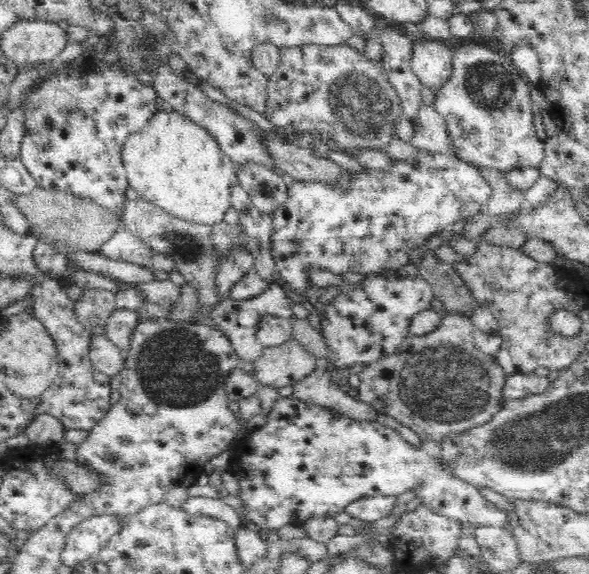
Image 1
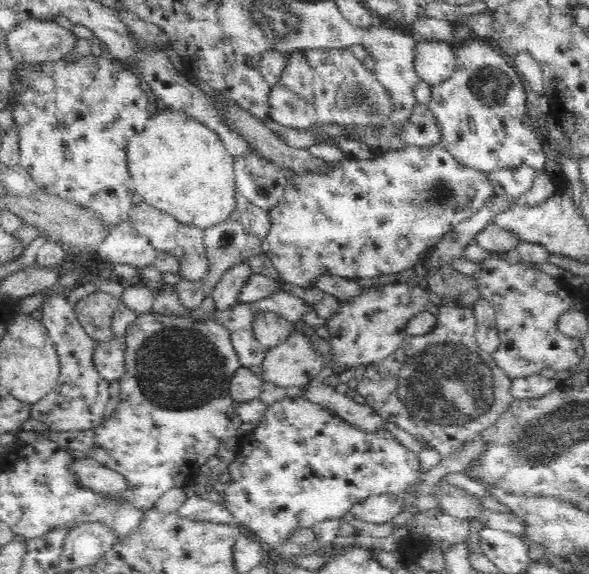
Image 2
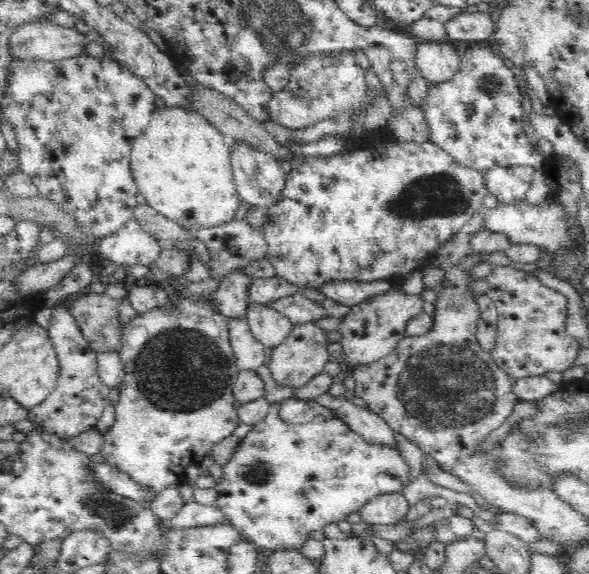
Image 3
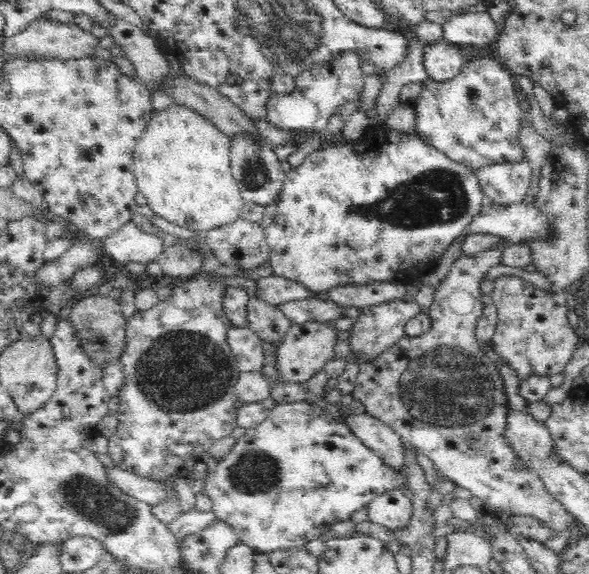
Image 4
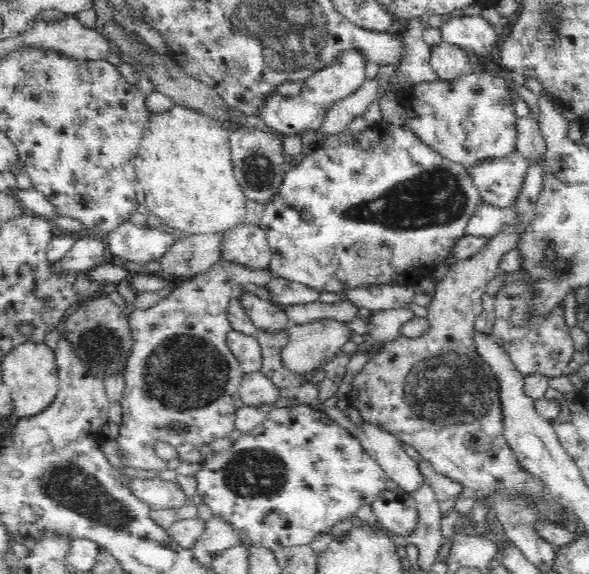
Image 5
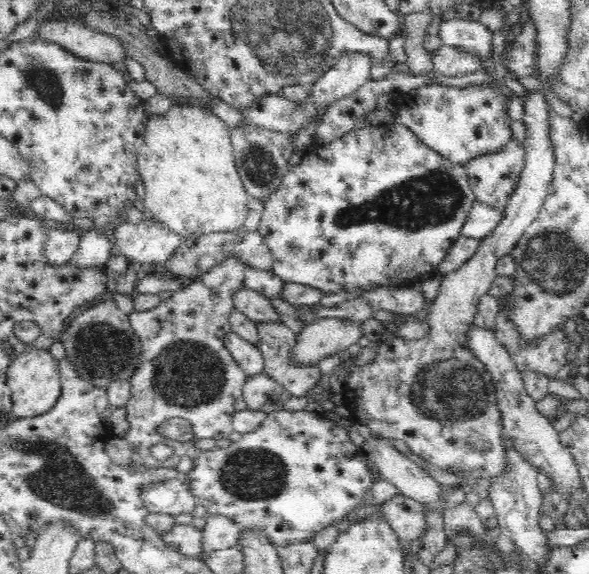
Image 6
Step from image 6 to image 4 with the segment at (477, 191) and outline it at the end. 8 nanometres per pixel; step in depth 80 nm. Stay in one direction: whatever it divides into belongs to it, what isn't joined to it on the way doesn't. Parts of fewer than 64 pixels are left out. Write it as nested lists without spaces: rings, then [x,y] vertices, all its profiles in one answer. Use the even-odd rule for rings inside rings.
[[[529,162],[494,164],[477,171],[485,200],[496,205],[524,201],[530,188],[532,168]]]

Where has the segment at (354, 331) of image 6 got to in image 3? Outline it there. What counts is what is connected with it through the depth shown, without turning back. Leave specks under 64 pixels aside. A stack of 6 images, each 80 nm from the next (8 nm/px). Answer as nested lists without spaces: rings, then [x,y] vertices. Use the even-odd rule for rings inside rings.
[[[314,322],[294,325],[288,338],[281,345],[275,346],[266,362],[272,379],[280,386],[300,388],[309,385],[316,376],[324,371],[324,365],[332,360],[327,350],[328,336]]]

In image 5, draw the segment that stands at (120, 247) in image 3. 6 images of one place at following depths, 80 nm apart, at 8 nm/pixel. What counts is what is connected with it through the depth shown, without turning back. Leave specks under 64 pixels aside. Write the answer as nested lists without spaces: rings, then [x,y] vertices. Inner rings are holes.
[[[130,221],[123,222],[104,242],[113,261],[137,262],[141,265],[158,261],[177,239],[162,228],[148,228]]]

